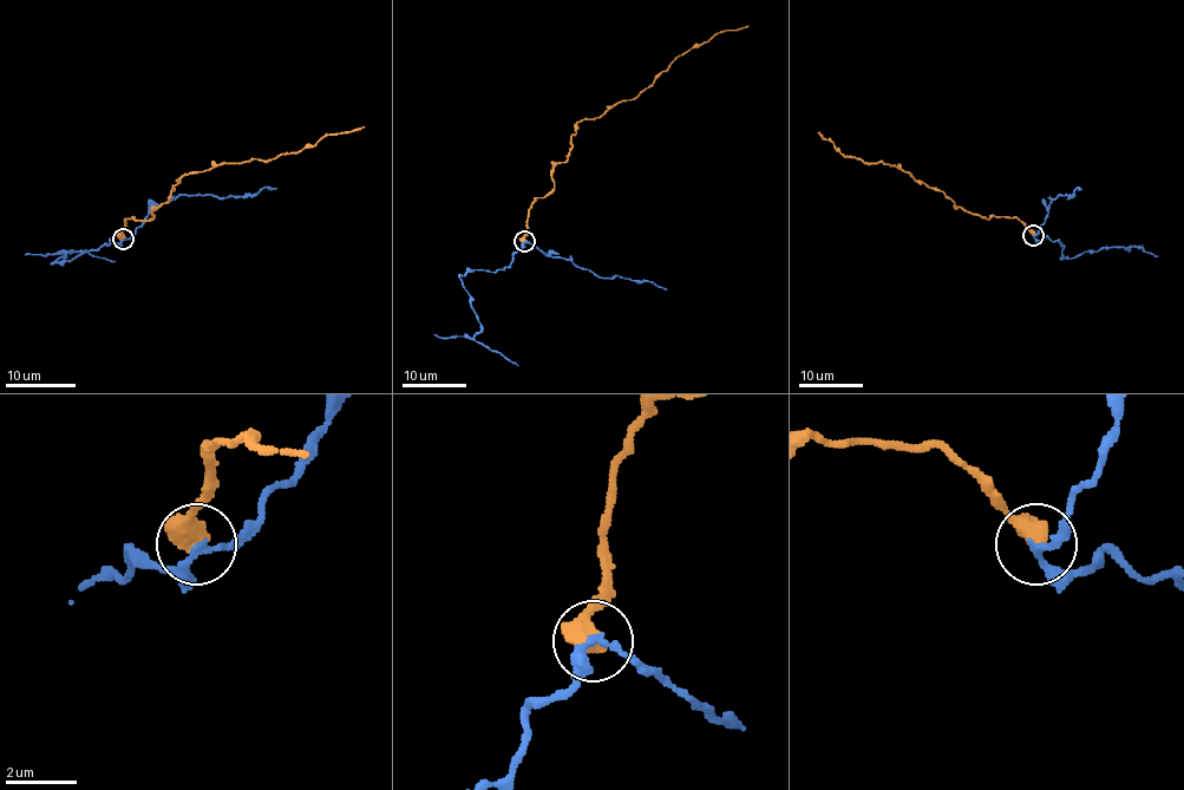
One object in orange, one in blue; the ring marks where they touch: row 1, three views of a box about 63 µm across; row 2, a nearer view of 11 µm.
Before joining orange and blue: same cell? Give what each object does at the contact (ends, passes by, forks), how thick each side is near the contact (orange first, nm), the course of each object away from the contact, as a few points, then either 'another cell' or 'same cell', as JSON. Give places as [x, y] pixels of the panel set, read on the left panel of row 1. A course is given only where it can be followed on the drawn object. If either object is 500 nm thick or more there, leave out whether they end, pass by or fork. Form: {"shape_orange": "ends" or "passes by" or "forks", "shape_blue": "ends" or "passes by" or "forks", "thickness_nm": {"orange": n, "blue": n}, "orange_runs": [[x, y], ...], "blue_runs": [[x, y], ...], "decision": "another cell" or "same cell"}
{"thickness_nm": {"orange": 650, "blue": 180}, "orange_runs": [[123, 237], [125, 219], [149, 220], [184, 175], [224, 163], [274, 160], [314, 145], [324, 137], [365, 126]], "blue_runs": [[123, 237], [119, 243], [109, 241], [109, 245], [53, 263], [74, 252], [69, 250], [85, 250], [115, 262]], "decision": "another cell"}

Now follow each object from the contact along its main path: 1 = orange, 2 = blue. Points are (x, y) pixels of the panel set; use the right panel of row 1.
1: (1033, 234), (1015, 217), (983, 219), (961, 209), (941, 191), (917, 183), (895, 165), (849, 157), (818, 132)
2: (1033, 234), (1061, 245), (1061, 255), (1070, 259), (1088, 250), (1132, 246), (1158, 256)

